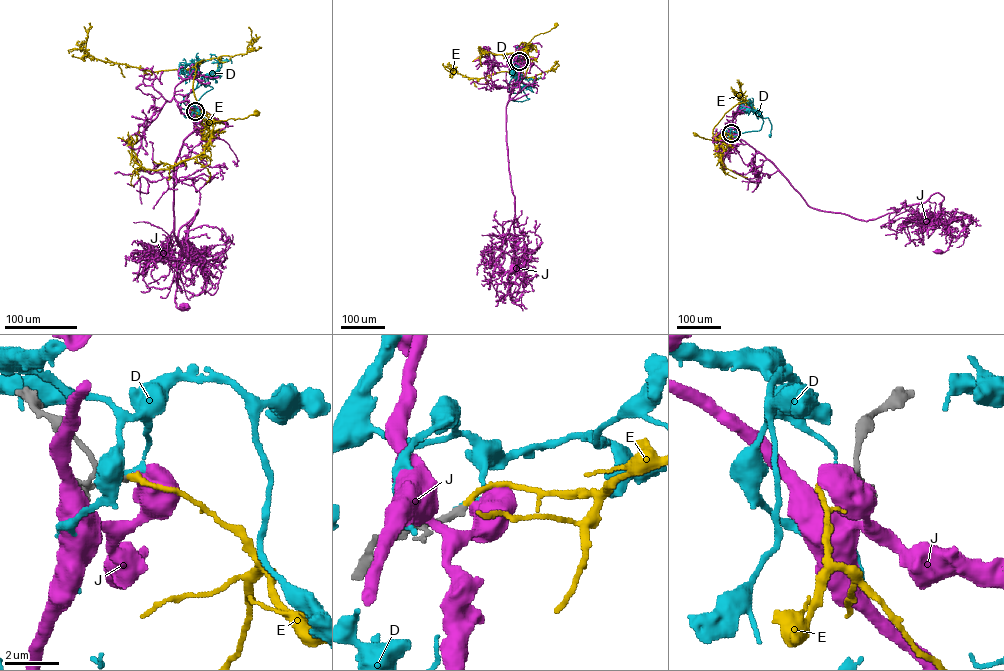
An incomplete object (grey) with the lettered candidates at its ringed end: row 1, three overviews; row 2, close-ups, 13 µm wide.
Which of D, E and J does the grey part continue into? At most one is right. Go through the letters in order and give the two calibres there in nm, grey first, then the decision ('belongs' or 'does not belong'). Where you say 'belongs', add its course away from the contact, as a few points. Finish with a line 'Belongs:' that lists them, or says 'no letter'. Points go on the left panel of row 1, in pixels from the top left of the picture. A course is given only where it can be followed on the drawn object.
D: 320 nm thick on the grey side, 130 nm on the other; does not belong
E: 300 nm thick on the grey side, 240 nm on the other; belongs; it runs (195, 111), (202, 116), (207, 129), (204, 126), (208, 120), (213, 123), (244, 118), (256, 113)
J: 280 nm thick on the grey side, 750 nm on the other; does not belong
Belongs: E

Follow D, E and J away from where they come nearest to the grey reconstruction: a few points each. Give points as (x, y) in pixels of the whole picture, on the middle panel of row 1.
D: (519, 61), (509, 90), (517, 93), (522, 89), (530, 99), (513, 100)
E: (519, 61), (526, 58), (527, 45), (534, 36), (556, 25)
J: (519, 61), (518, 79), (506, 110), (516, 251), (511, 268)

